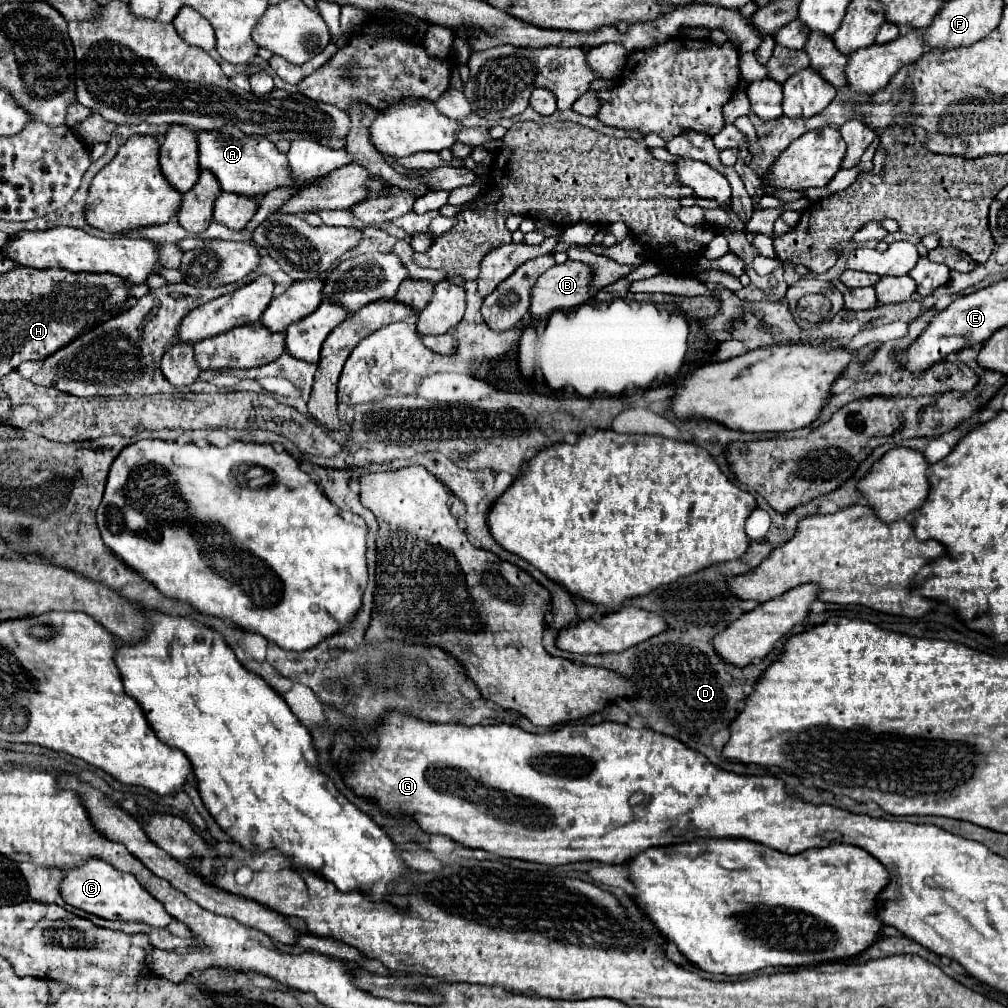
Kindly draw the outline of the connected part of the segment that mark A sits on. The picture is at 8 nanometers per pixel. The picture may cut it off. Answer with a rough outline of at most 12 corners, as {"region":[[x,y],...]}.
{"region":[[238,128],[200,132],[200,168],[224,192],[304,188],[286,154]]}

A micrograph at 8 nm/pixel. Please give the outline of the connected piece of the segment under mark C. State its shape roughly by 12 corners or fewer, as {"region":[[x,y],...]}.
{"region":[[104,860],[66,870],[66,904],[106,920],[166,928],[140,882]]}

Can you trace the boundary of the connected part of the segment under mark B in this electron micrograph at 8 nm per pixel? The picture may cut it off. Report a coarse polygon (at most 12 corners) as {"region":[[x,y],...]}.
{"region":[[566,260],[532,288],[532,318],[590,298],[592,266]]}

